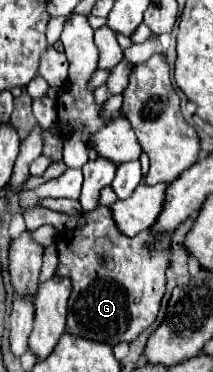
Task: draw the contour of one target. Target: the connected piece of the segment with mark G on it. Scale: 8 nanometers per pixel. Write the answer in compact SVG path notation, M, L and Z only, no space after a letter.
M110 208L82 212L86 224L64 230L56 238L60 264L56 274L72 280L72 296L68 300L70 334L90 340L118 344L132 342L158 316L160 300L166 290L166 268L170 266L172 232L154 236L152 228L136 238L124 236L110 214Z

